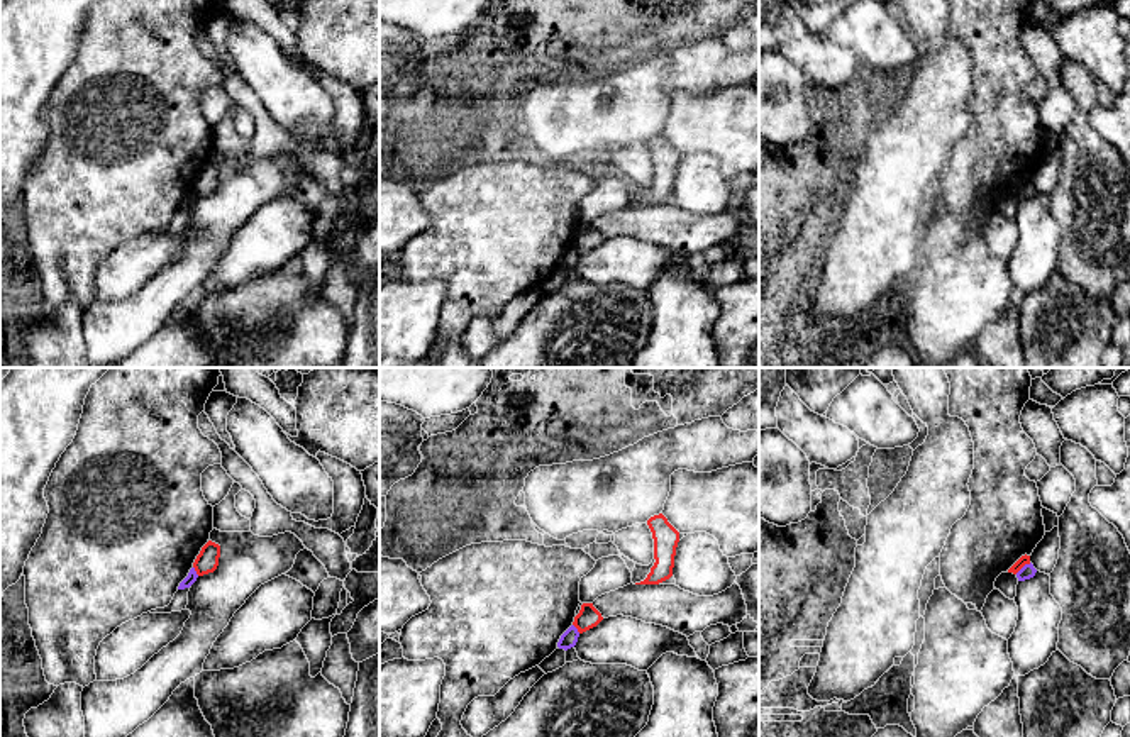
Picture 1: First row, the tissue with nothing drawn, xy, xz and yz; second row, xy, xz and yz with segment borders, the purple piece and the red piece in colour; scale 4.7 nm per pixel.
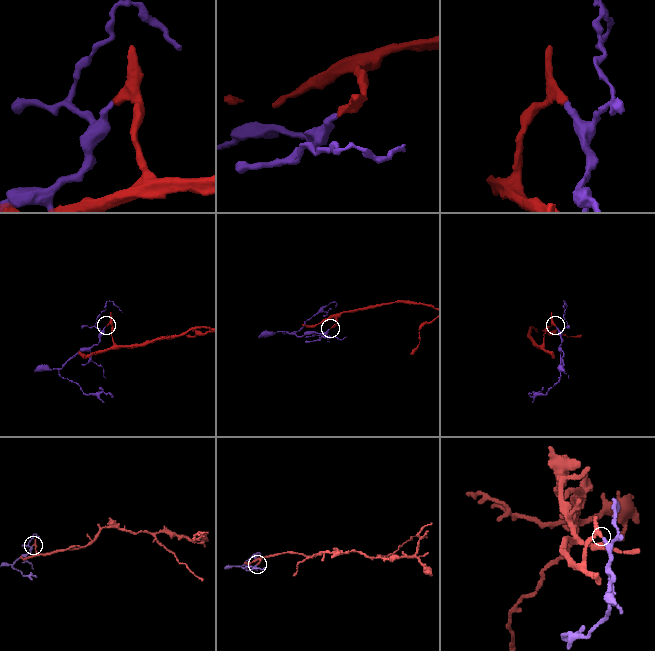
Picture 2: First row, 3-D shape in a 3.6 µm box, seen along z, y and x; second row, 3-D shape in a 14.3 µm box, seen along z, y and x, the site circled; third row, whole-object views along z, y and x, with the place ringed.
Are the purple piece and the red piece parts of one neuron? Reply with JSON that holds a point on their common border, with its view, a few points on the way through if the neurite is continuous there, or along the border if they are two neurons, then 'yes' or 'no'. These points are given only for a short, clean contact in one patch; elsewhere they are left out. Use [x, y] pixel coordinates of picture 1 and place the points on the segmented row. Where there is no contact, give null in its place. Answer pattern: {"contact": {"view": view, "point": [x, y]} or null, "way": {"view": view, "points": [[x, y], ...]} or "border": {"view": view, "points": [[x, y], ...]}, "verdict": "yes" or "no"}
{"contact": {"view": "yz", "point": [1024, 566]}, "border": {"view": "yz", "points": [[1030, 563], [1025, 563], [1015, 573]]}, "verdict": "no"}

